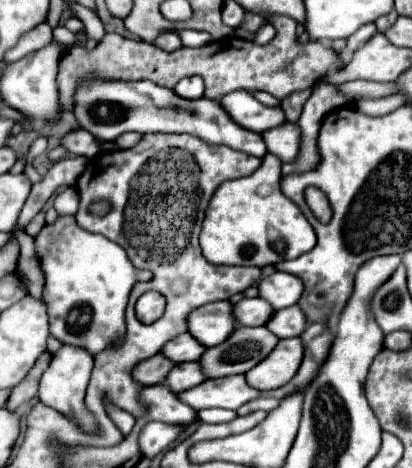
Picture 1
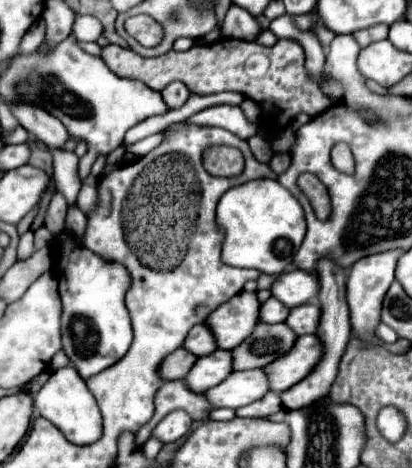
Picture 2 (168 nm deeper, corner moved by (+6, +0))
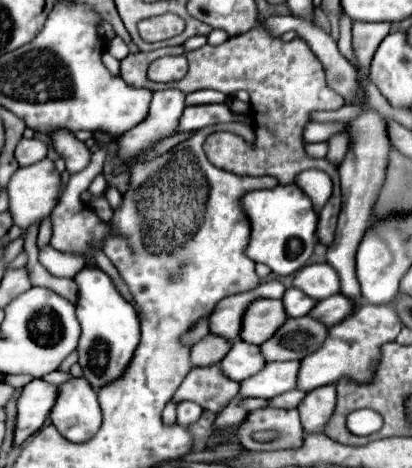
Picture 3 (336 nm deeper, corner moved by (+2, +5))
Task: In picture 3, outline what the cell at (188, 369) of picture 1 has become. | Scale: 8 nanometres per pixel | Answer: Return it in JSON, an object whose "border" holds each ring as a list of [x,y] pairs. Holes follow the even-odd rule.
{"border":[[[238,340],[238,342],[234,342],[232,350],[226,354],[226,358],[218,366],[222,368],[222,372],[228,378],[242,382],[242,380],[258,374],[258,370],[262,370],[264,364],[266,364],[266,360],[262,358],[262,352],[258,350],[258,346]]]}

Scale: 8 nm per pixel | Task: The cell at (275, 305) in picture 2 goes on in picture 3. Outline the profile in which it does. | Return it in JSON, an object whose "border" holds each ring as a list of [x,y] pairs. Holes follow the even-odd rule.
{"border":[[[288,288],[284,298],[282,298],[282,302],[284,302],[286,314],[292,316],[292,318],[306,316],[318,304],[318,300],[302,294],[302,290],[298,290],[298,288]]]}

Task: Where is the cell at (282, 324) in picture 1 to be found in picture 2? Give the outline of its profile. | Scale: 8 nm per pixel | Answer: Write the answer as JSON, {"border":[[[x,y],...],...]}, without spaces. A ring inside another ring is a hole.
{"border":[[[306,303],[306,305],[298,305],[298,307],[290,309],[286,325],[296,335],[306,335],[306,333],[314,333],[316,331],[318,317],[320,317],[320,307]]]}

